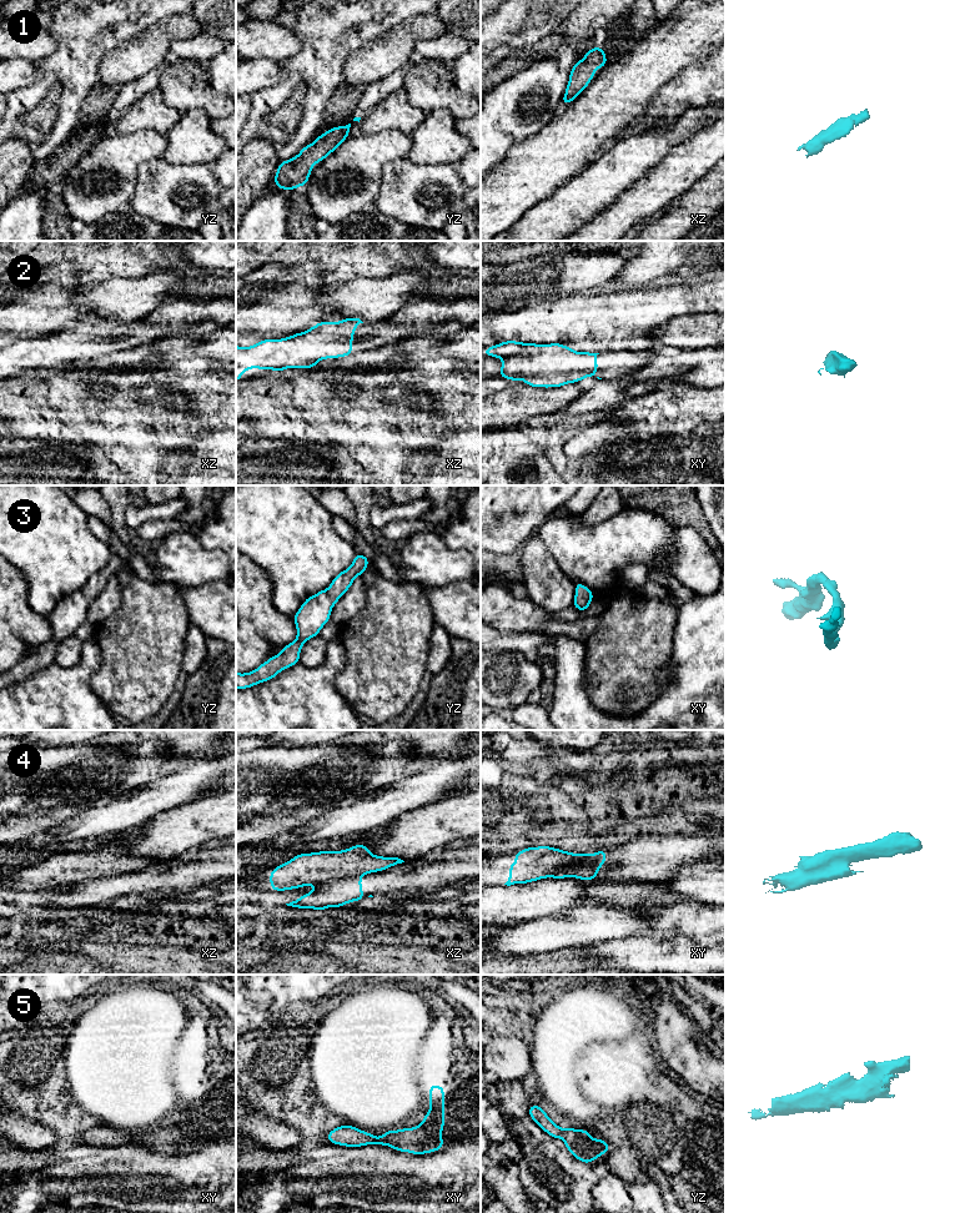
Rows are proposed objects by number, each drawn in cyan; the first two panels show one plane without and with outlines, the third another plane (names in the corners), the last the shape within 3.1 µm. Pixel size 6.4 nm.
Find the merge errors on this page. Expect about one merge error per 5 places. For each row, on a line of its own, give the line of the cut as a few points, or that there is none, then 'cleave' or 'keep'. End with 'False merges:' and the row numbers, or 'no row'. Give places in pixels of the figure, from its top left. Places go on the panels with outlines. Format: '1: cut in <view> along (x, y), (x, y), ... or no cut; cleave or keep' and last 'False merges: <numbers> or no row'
1: no cut; keep
2: no cut; keep
3: no cut; keep
4: cut in xz along (361, 875), (328, 879), (315, 885); cleave
5: no cut; keep
False merges: 4

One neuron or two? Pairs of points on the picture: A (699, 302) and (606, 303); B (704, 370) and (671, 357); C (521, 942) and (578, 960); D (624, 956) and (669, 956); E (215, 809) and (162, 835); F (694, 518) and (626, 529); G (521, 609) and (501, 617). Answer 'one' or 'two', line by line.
A: one
B: one
C: two
D: one
E: one
F: two
G: one

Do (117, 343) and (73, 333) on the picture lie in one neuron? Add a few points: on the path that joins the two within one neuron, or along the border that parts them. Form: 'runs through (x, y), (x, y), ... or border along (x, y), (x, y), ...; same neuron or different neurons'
runs through (106, 337), (84, 336); same neuron

